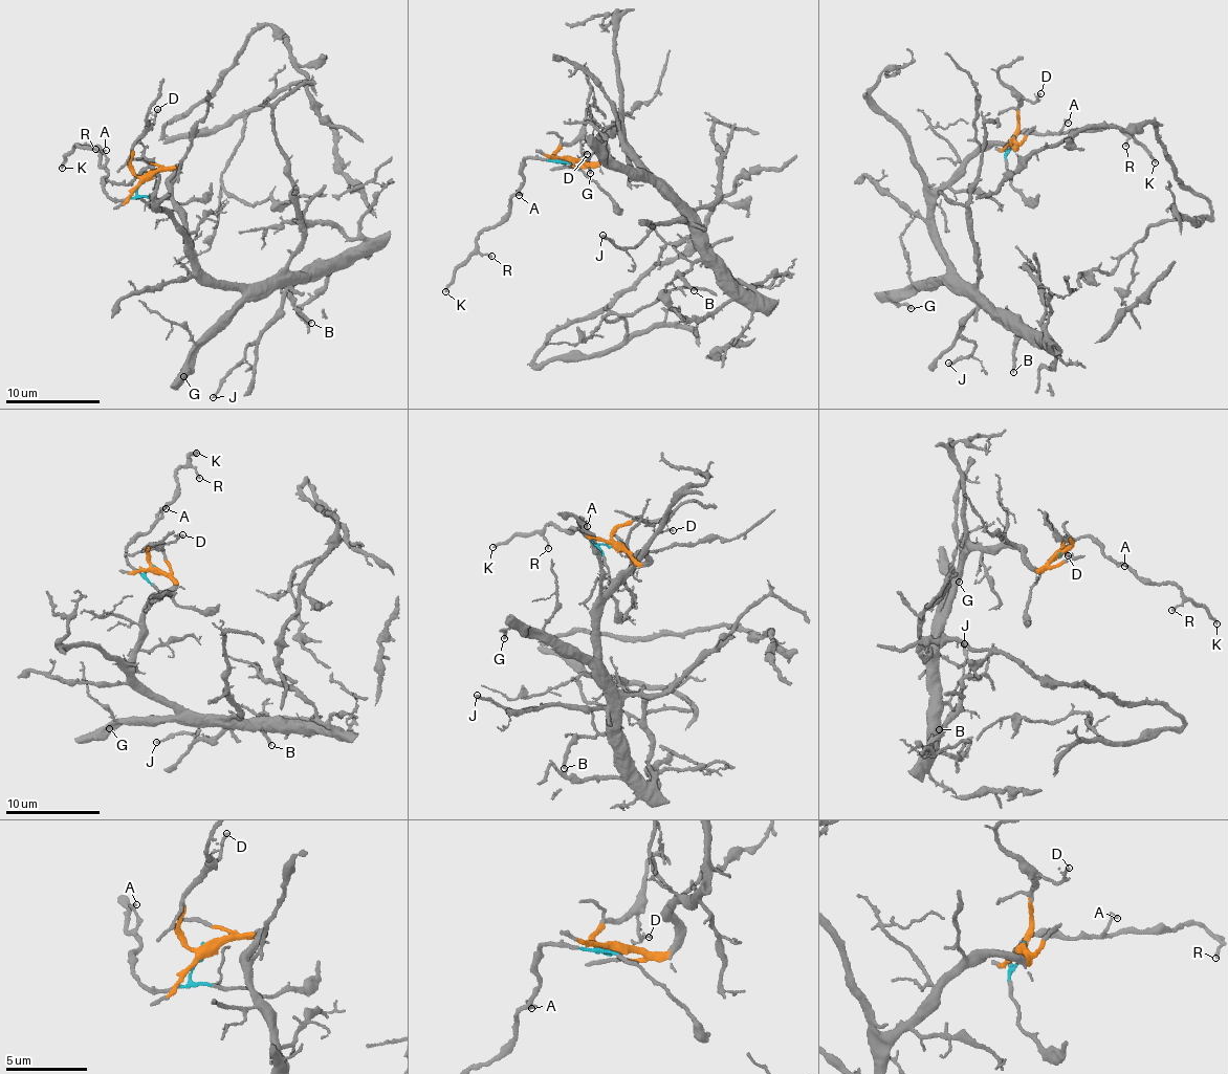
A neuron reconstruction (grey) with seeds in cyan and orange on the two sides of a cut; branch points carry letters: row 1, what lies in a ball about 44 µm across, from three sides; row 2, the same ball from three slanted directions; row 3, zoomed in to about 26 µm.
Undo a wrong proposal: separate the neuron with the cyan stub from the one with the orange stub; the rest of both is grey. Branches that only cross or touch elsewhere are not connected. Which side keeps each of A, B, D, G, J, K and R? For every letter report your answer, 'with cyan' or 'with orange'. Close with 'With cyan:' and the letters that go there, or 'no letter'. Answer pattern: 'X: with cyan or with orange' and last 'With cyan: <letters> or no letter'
A: with cyan
B: with orange
D: with orange
G: with orange
J: with orange
K: with cyan
R: with cyan
With cyan: A, K, R

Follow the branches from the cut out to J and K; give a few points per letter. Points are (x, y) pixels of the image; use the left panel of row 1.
J: (144, 175), (175, 169), (170, 192), (204, 274), (285, 288), (281, 308), (212, 398)
K: (144, 175), (132, 197), (110, 199), (103, 188), (109, 173), (94, 148), (78, 145), (61, 168)

